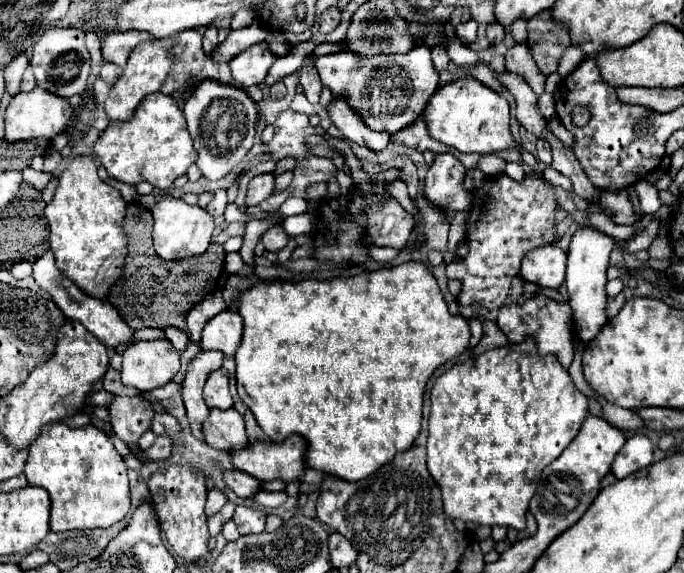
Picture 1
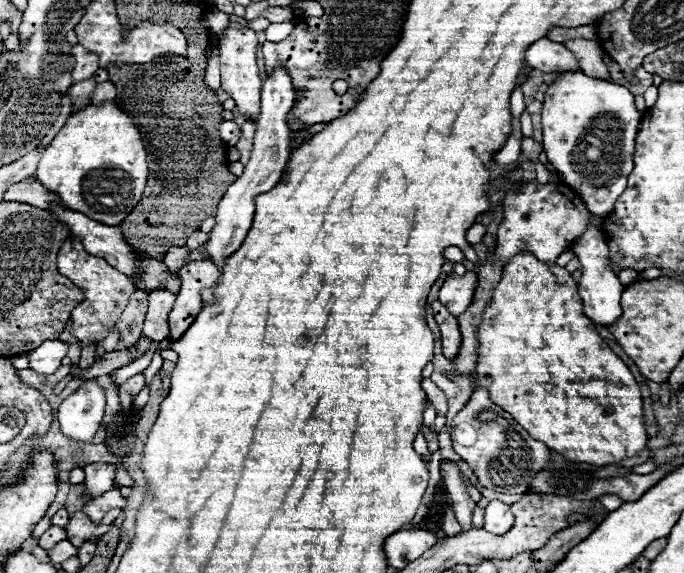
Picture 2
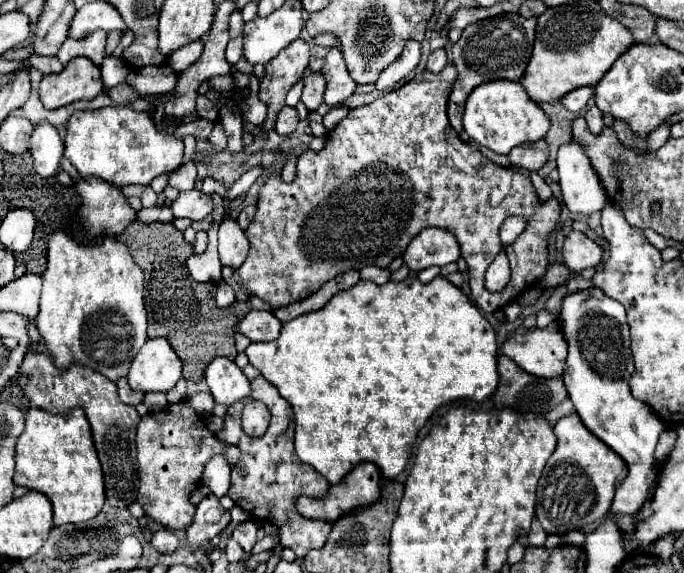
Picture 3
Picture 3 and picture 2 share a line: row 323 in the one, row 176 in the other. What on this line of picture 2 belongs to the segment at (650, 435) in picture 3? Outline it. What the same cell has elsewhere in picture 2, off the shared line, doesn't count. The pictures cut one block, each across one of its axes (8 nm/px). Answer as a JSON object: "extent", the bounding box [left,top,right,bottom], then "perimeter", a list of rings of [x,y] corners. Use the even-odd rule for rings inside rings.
{"extent":[542,70,638,216],"perimeter":[[[582,70],[576,72],[560,72],[558,78],[548,86],[544,94],[542,108],[542,132],[544,132],[544,150],[550,164],[562,176],[562,180],[572,186],[586,208],[596,216],[608,216],[618,200],[618,196],[626,190],[626,178],[632,172],[632,156],[634,156],[634,138],[638,134],[638,110],[634,108],[634,96],[628,88],[614,84],[610,80],[590,78]]]}

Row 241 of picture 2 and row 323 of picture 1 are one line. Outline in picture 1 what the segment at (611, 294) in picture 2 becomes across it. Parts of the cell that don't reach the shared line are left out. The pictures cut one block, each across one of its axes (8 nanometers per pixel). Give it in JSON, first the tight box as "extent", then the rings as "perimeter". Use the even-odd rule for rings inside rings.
{"extent":[566,226,618,344],"perimeter":[[[582,226],[576,230],[572,236],[570,248],[568,248],[568,270],[566,270],[566,286],[570,294],[570,306],[574,310],[574,322],[578,330],[578,338],[588,344],[606,324],[606,268],[608,268],[608,258],[612,248],[618,244],[612,236],[606,232],[592,228],[592,226]]]}

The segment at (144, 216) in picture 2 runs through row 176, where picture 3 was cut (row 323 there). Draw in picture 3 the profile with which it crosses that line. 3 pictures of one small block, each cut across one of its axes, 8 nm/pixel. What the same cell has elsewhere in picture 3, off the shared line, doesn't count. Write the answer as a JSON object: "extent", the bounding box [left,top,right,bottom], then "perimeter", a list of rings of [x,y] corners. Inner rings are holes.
{"extent":[116,220,238,382],"perimeter":[[[136,220],[116,238],[130,248],[132,258],[144,270],[148,338],[162,336],[170,342],[178,358],[184,362],[184,378],[200,382],[204,378],[206,366],[216,356],[226,356],[234,360],[238,354],[234,346],[234,326],[238,322],[238,314],[234,308],[218,308],[214,298],[216,284],[200,284],[192,280],[186,268],[186,260],[188,256],[192,256],[192,244],[184,240],[184,234],[176,230],[174,224],[144,224]]]}

